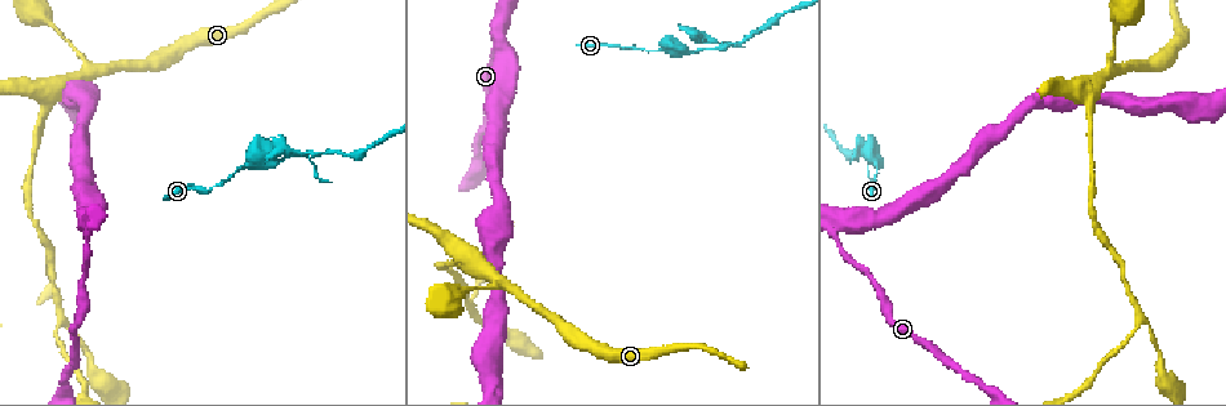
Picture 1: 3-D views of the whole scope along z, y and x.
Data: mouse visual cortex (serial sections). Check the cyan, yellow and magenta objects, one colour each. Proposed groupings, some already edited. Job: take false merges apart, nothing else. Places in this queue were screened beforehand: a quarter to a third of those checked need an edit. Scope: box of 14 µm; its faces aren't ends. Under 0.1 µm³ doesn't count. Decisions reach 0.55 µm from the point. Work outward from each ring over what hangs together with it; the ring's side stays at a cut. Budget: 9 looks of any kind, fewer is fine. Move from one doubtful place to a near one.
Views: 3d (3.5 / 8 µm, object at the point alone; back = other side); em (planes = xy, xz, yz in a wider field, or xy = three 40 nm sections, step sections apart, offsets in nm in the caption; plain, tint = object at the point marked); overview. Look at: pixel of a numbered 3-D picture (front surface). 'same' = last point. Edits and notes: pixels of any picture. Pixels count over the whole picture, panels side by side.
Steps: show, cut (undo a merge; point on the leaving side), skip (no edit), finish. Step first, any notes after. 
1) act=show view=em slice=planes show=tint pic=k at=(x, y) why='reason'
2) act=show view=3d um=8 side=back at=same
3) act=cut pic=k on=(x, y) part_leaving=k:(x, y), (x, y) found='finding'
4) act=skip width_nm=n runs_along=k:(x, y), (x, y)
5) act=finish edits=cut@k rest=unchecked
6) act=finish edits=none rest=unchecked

act=show view=3d um=3.5 side=back pic=1 at=(838, 227)

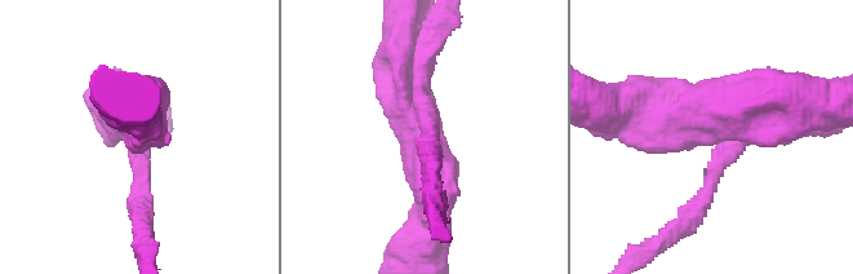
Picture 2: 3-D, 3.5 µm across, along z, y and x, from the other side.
act=show view=em slice=planes show=tint pic=2 at=(714, 133) arms=3 arm_widths_nm=200,450,450 why='need the tissue'

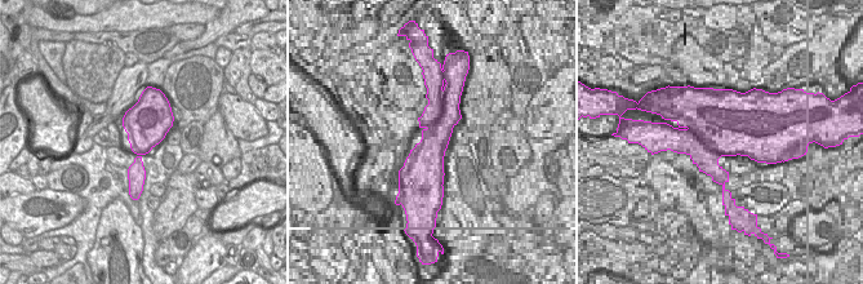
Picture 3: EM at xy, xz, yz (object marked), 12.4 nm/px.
act=skip runs_along=2:(694, 210), (722, 142), (698, 118), (629, 123) found='continuous, no second cell'

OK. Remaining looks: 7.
act=show view=3d um=3.5 pic=1 at=(670, 53) why='branch point'

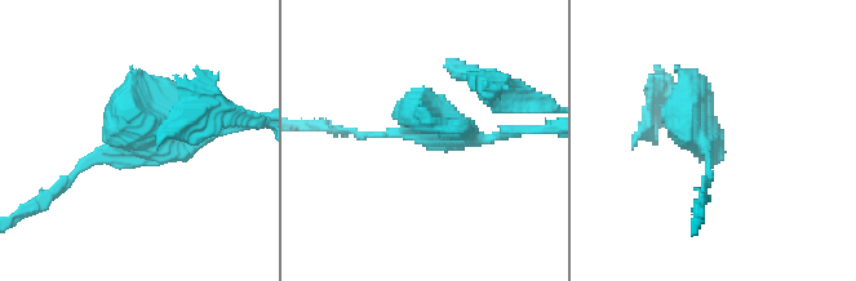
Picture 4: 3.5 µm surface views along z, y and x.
act=show view=em slice=xy step=2 show=tint pic=4 at=(134, 142) why='now the EM'

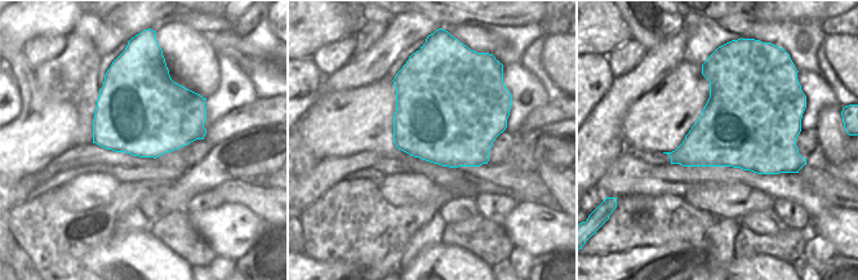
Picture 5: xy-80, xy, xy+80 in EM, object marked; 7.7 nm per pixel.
act=skip runs_along=4:(60, 188), (120, 141), (214, 133) found='all the same cell'

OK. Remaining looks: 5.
act=show view=3d um=8 side=back pic=1 at=(312, 150) why='a narrow waist'

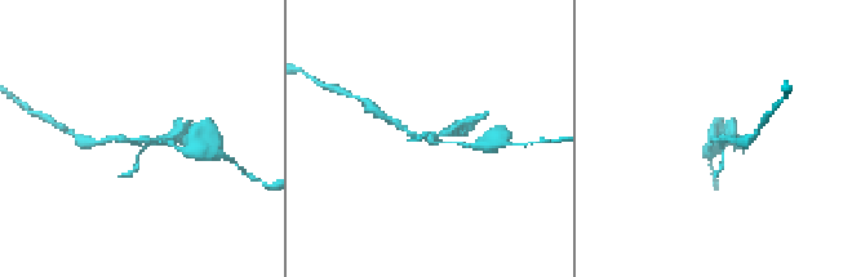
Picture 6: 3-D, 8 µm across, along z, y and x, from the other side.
act=show view=3d um=3.5 pic=6 at=(427, 137)

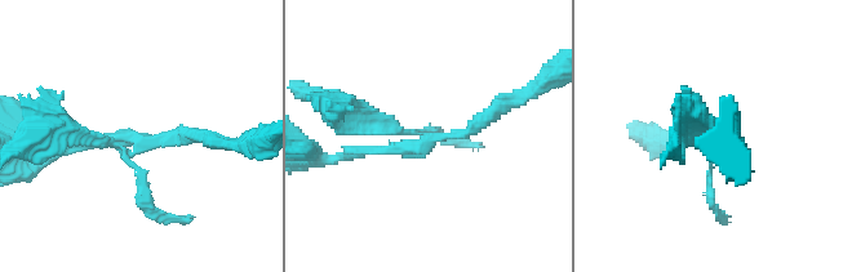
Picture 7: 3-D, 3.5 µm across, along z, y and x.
act=show view=em slice=xy step=1 show=tint pic=7 at=(426, 141)

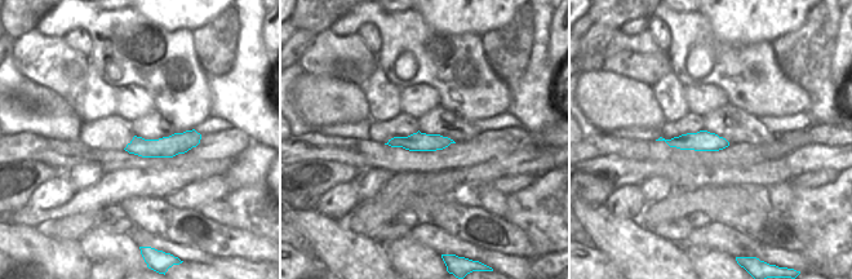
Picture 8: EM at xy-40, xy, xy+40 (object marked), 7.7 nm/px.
act=cut pic=7 on=(380, 130) part_leaving=7:(420, 134), (340, 101), (320, 105) found='two cells meet here'

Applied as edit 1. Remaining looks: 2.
act=show view=3d um=8 pic=1 at=(1142, 319)

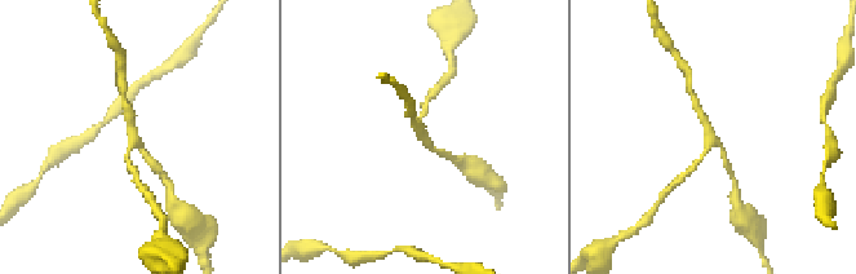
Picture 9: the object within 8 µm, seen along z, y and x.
act=show view=3d um=3.5 pic=9 at=(131, 137)

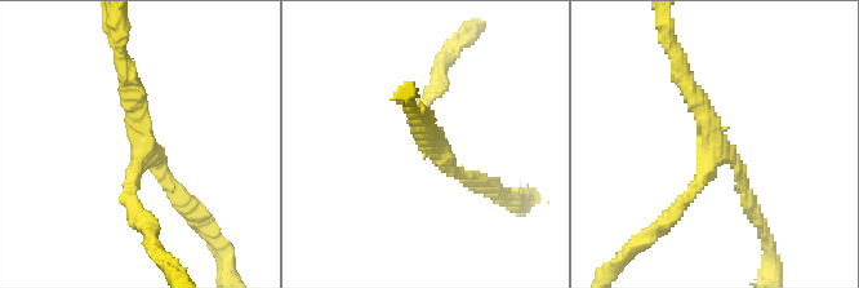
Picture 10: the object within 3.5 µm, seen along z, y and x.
act=skip runs_along=10:(682, 71), (748, 205) found='continuous, no second cell'

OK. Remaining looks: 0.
act=finish edits=cut@7 rest=unchecked

